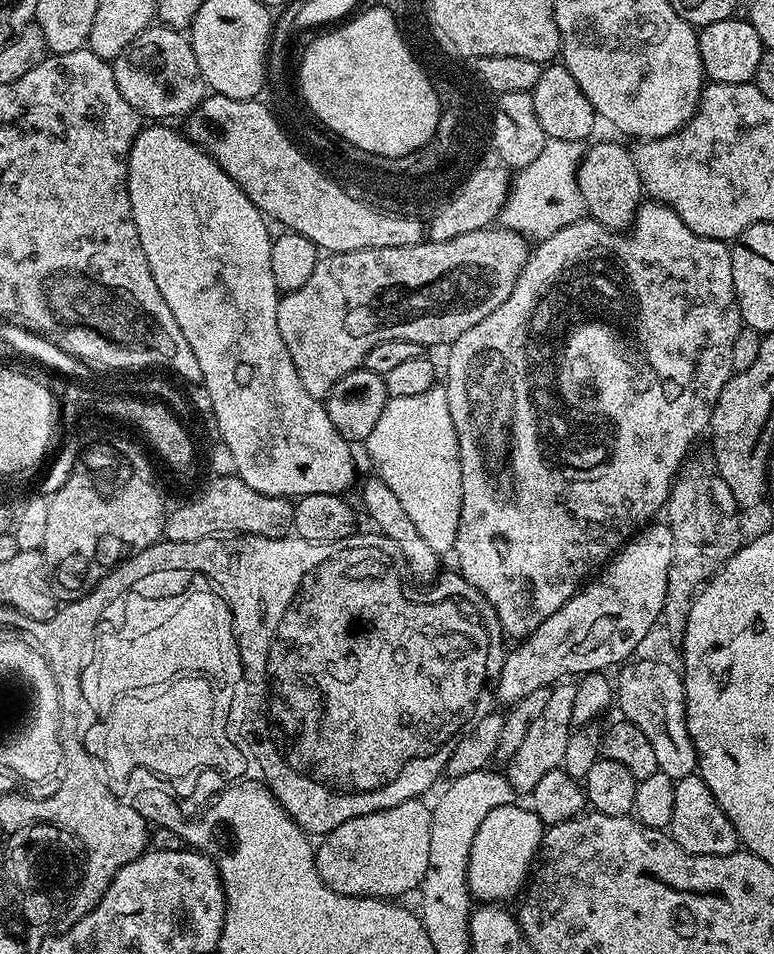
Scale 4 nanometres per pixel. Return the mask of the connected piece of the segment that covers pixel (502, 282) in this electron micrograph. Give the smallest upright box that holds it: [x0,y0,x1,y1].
[276,226,529,398]

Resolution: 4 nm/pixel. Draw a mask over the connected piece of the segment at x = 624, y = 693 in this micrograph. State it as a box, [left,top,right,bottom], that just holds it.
[614,660,697,781]

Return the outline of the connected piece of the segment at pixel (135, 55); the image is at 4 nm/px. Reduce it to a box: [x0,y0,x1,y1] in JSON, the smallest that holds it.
[111,28,206,122]

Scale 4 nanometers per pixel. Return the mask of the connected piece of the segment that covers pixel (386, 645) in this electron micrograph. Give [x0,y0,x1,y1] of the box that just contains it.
[132,534,506,838]

